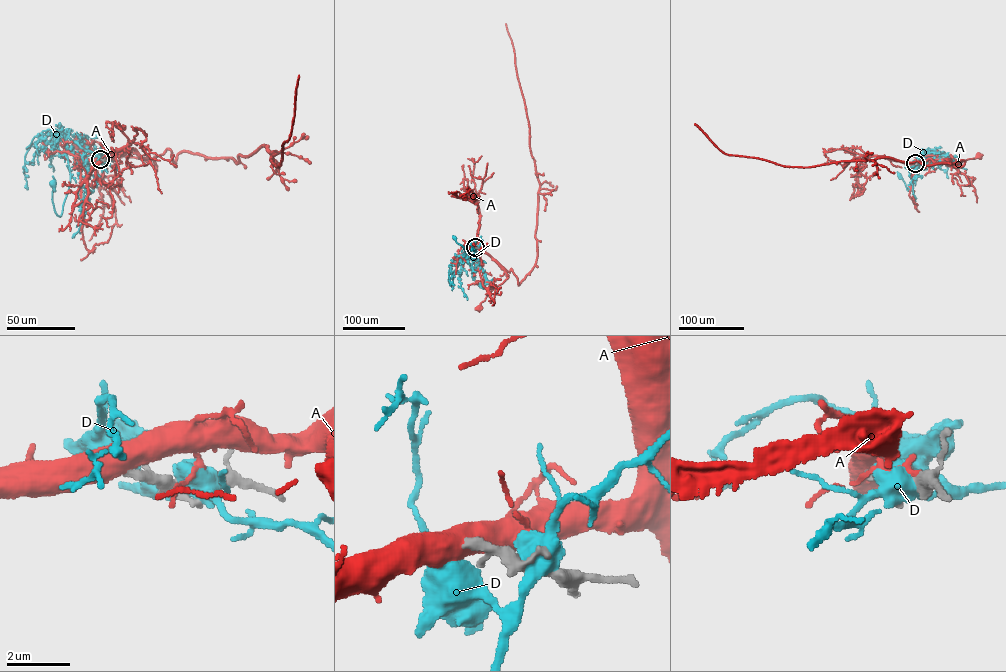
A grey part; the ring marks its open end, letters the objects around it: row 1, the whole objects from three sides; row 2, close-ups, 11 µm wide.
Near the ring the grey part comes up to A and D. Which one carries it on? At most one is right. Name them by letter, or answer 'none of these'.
none of these

